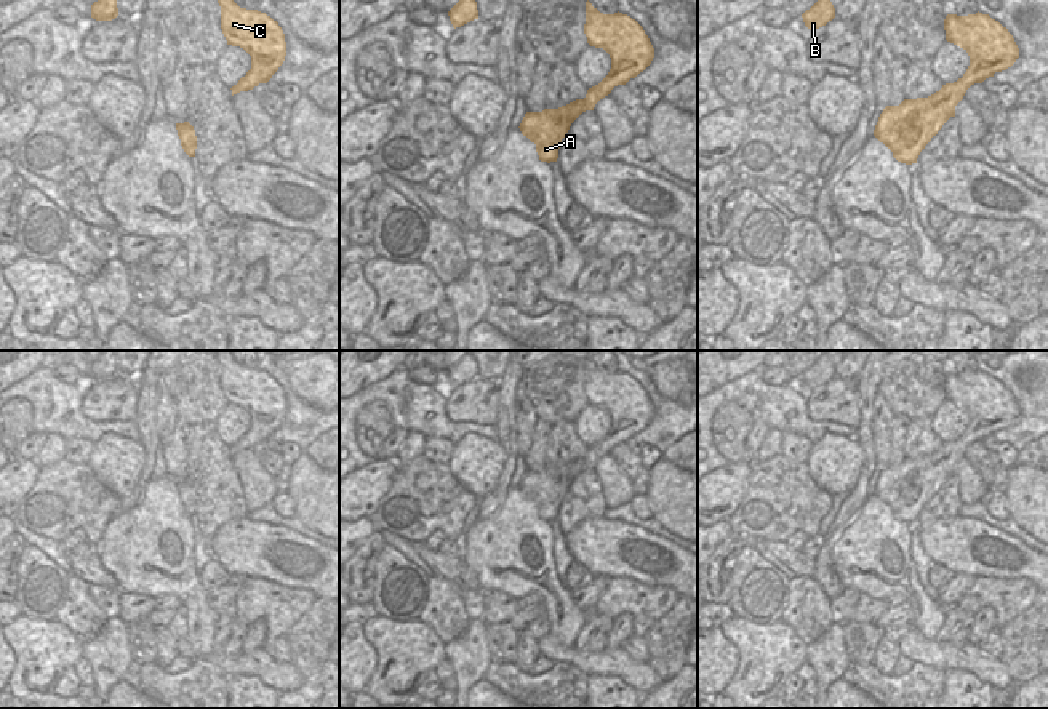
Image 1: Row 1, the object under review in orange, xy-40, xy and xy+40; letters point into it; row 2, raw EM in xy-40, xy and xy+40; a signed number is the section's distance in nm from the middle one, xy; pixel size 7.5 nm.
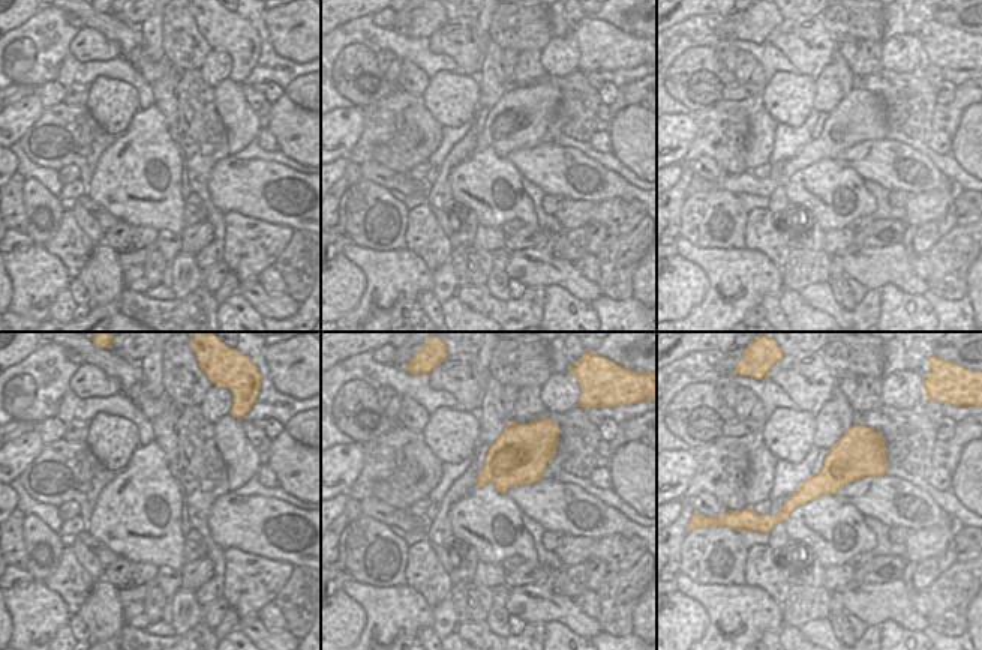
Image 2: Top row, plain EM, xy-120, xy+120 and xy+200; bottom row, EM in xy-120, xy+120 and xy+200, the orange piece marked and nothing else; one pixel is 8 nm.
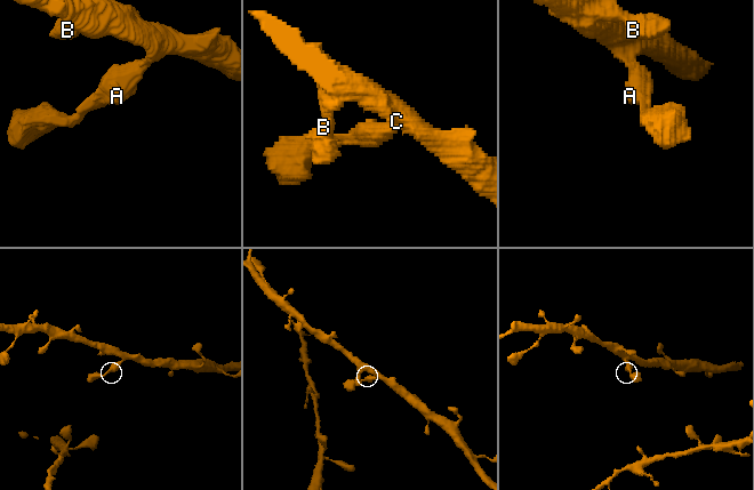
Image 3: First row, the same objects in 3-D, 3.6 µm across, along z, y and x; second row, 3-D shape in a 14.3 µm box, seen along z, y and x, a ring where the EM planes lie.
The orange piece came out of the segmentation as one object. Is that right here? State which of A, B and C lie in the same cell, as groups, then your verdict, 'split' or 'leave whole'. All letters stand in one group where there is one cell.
groups A B C; leave whole

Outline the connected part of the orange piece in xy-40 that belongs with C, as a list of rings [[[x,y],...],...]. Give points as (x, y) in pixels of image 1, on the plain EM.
[[[214,350],[214,355],[221,365],[221,387],[227,403],[240,405],[251,415],[251,427],[230,447],[232,455],[240,450],[253,448],[259,442],[267,442],[286,415],[286,400],[282,386],[266,371],[240,367],[234,360],[232,350]]]

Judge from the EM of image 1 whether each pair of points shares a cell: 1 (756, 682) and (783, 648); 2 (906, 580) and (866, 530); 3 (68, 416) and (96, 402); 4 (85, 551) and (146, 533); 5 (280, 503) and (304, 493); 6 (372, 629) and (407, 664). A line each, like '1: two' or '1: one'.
1: one
2: one
3: two
4: two
5: two
6: one

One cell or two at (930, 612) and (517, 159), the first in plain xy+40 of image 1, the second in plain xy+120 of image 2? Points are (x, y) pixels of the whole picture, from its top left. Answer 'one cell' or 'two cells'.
two cells

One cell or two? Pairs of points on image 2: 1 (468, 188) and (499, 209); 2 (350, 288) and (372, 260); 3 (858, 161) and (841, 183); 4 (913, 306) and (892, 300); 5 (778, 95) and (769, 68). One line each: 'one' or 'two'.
1: one
2: two
3: two
4: one
5: two

